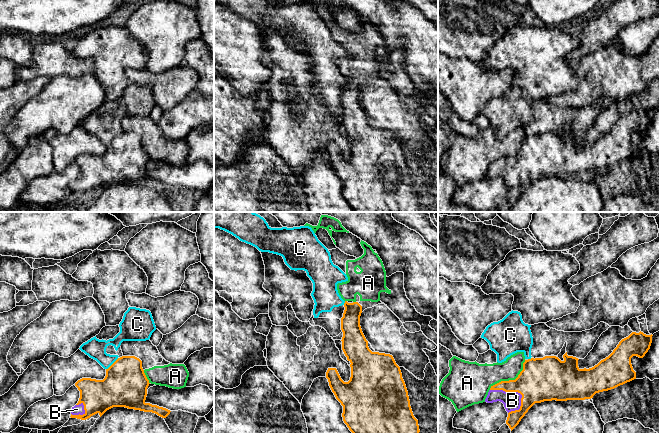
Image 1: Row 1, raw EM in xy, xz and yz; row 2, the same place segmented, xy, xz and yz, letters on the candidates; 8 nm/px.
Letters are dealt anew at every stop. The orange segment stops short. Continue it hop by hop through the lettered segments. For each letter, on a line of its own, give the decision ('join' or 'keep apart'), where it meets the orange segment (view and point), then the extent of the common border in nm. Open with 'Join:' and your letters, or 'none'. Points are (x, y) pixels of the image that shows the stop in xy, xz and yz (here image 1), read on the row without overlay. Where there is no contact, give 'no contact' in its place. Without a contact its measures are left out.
Join: B
A: keep apart | yz (511, 156) | 380 nm
B: join | yz (512, 167) | 300 nm
C: keep apart | xy (113, 139) | 140 nm

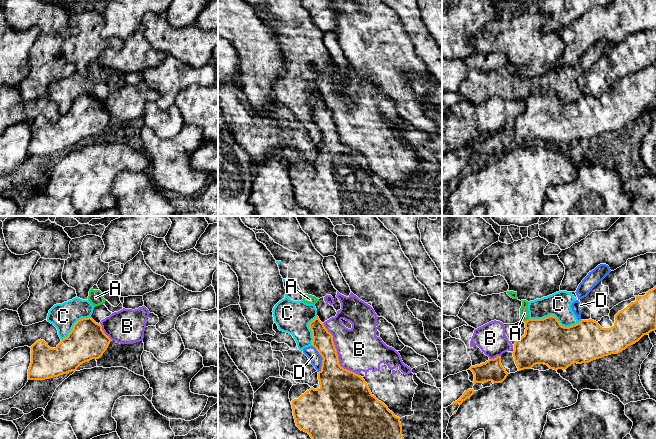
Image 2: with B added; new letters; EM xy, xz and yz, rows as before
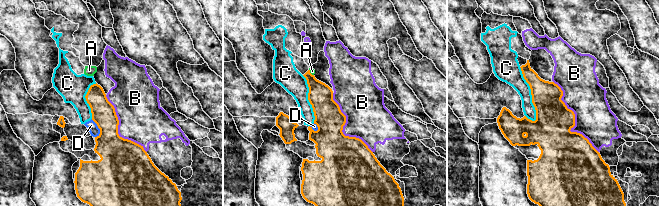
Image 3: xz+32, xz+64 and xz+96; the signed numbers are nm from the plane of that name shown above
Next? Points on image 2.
Join: none
A: keep apart | yz (527, 96) | 50 nm
B: keep apart | xz (336, 130) | 500 nm
C: keep apart | yz (556, 94) | 400 nm
D: keep apart | xz (323, 135) | 220 nm

